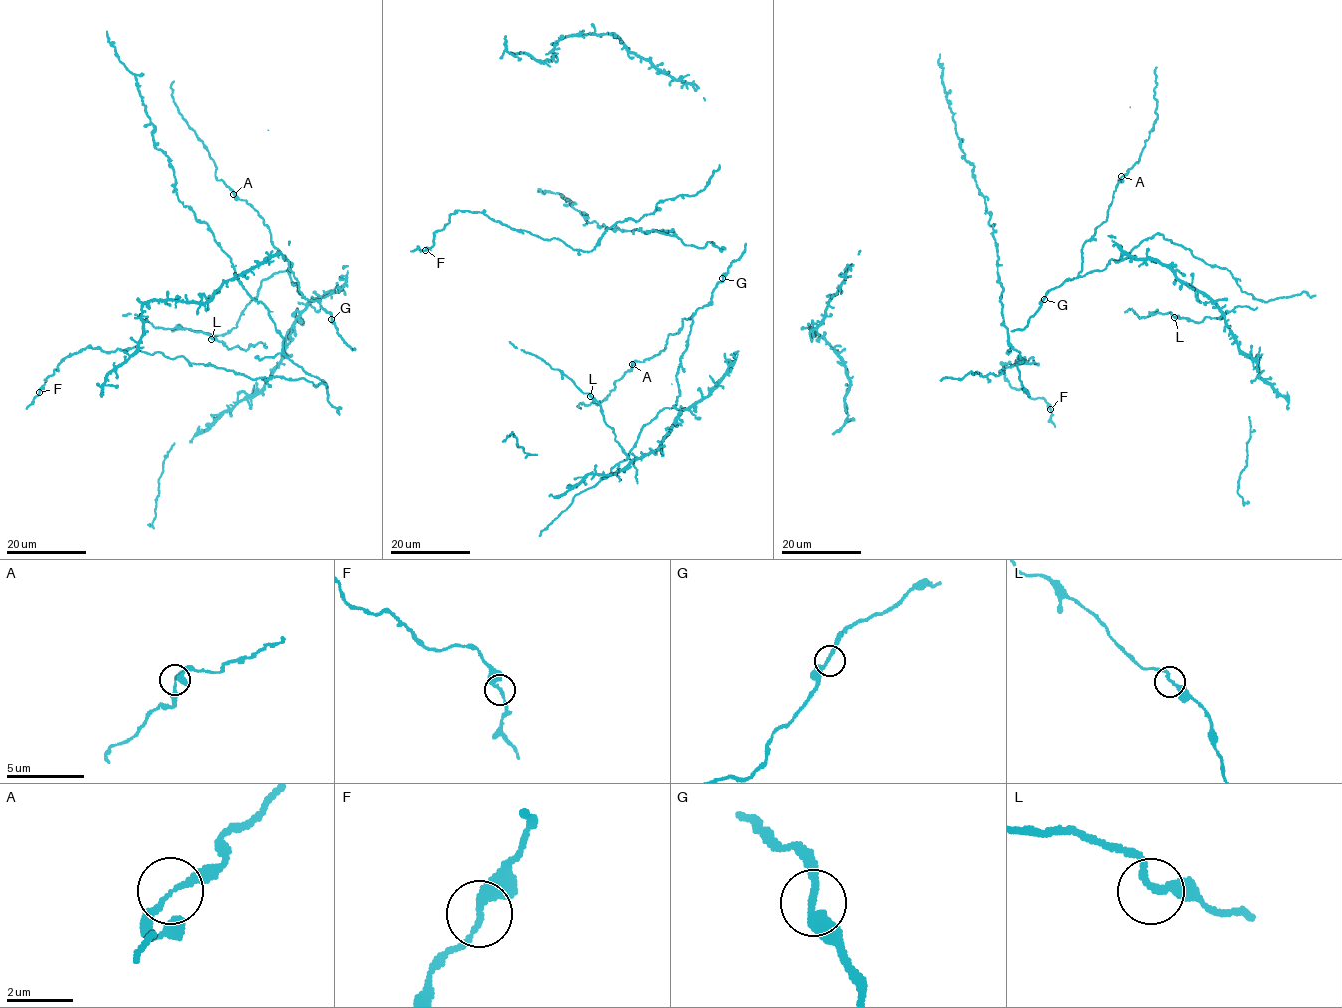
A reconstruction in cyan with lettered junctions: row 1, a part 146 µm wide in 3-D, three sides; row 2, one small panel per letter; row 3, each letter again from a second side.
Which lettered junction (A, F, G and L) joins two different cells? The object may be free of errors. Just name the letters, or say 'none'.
none

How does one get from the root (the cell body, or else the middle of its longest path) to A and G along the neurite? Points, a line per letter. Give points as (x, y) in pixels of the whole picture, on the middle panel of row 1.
A: (741, 254), (728, 267), (710, 301), (683, 319), (678, 332), (668, 336), (660, 354), (632, 363)
G: (741, 254), (722, 278)

